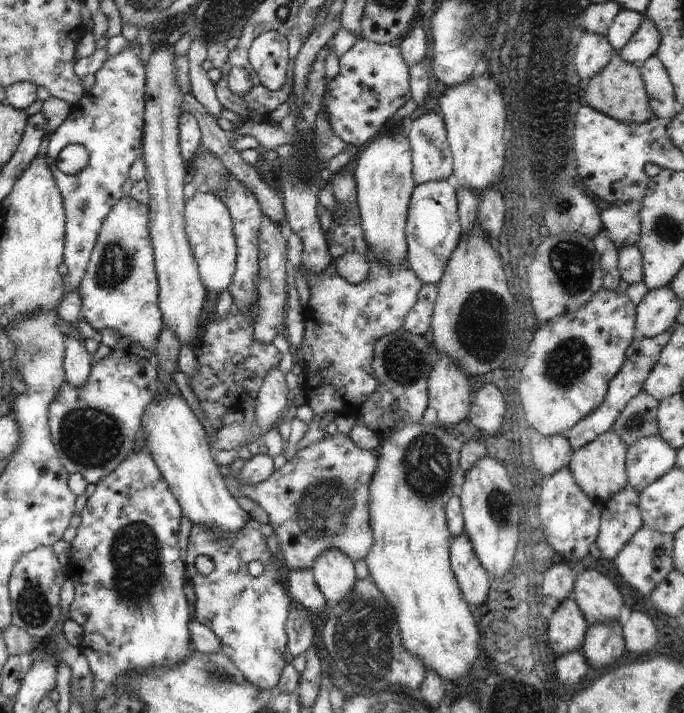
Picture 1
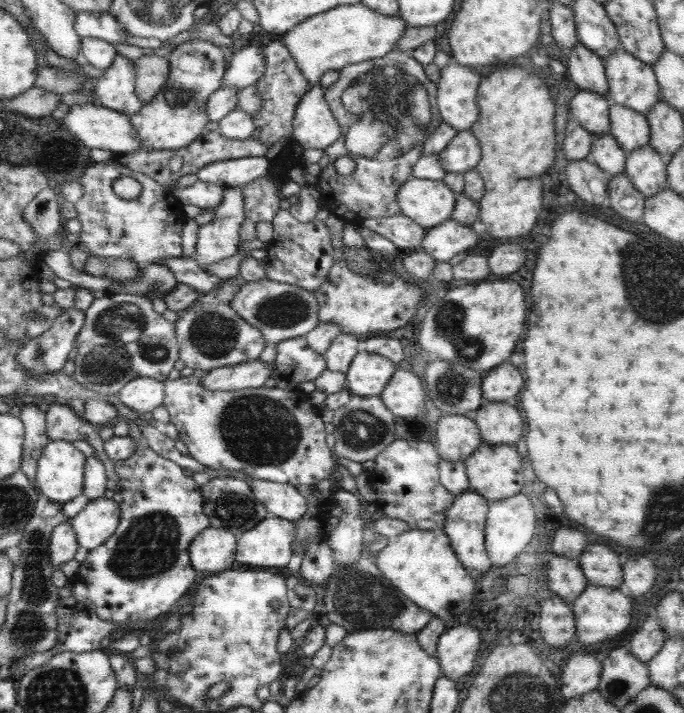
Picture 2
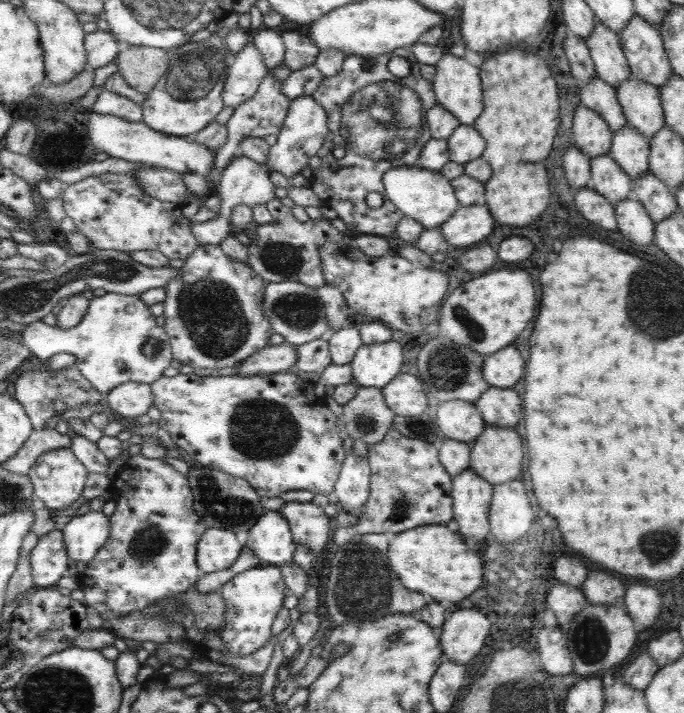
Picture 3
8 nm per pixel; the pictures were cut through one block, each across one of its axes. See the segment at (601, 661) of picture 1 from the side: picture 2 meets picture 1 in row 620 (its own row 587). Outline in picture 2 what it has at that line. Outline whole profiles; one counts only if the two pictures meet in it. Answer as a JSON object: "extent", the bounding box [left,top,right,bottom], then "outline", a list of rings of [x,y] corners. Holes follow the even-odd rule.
{"extent":[579,544,623,588],"outline":[[[592,544],[585,548],[579,556],[579,565],[587,582],[594,586],[619,588],[623,582],[623,569],[618,554],[604,544]]]}

